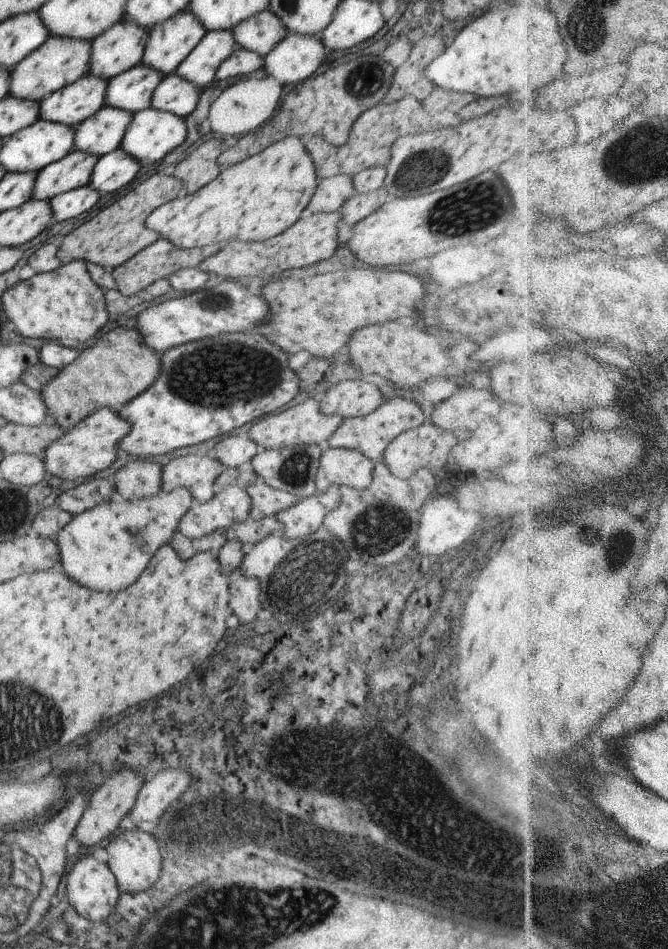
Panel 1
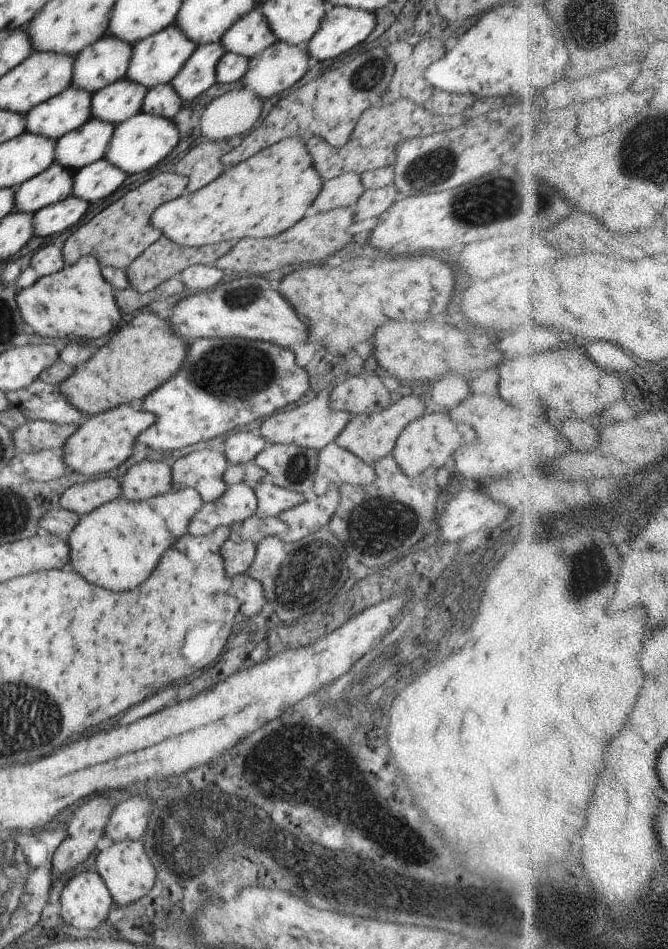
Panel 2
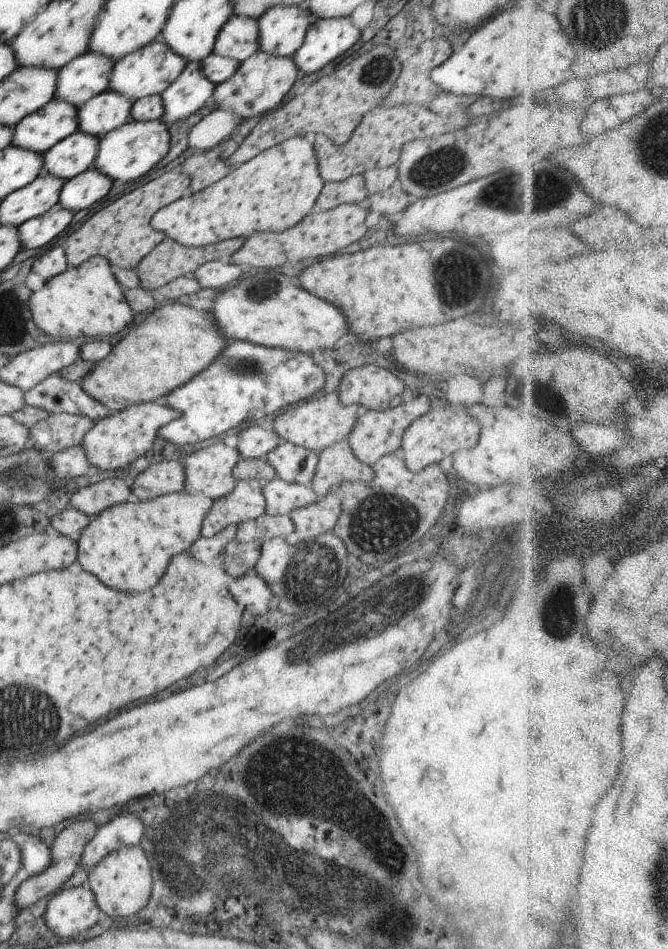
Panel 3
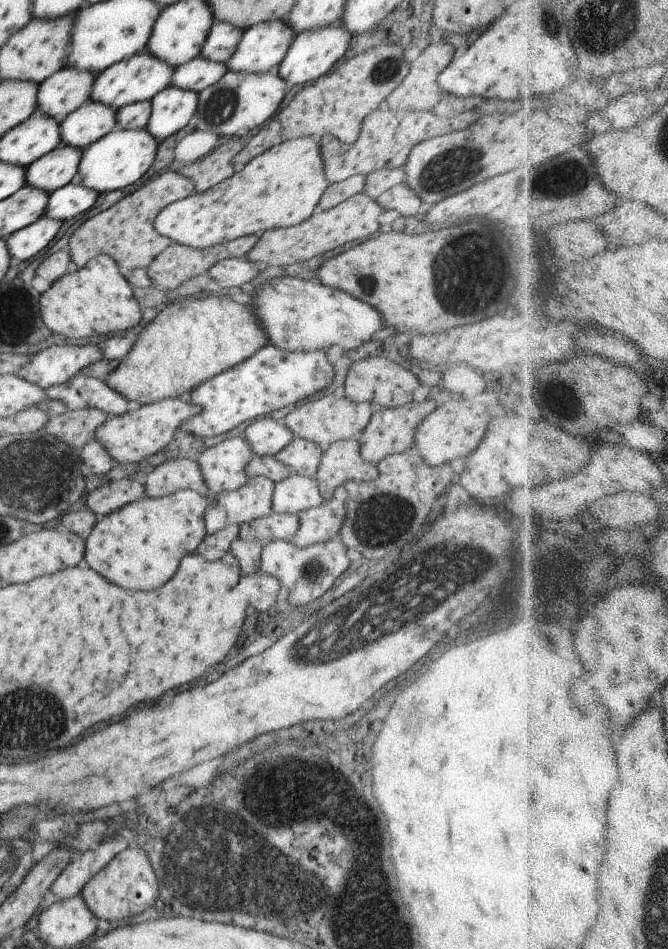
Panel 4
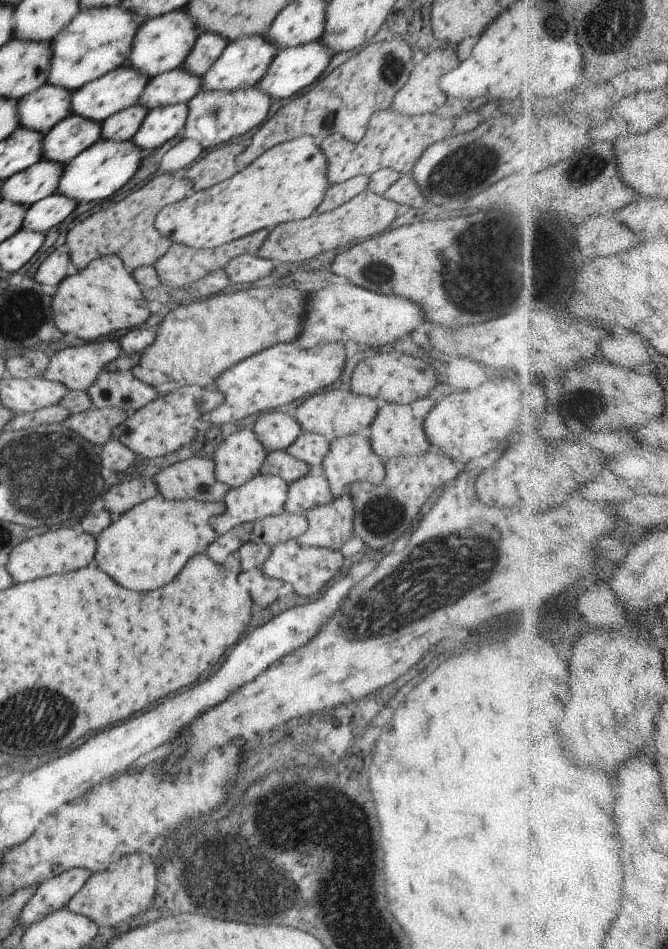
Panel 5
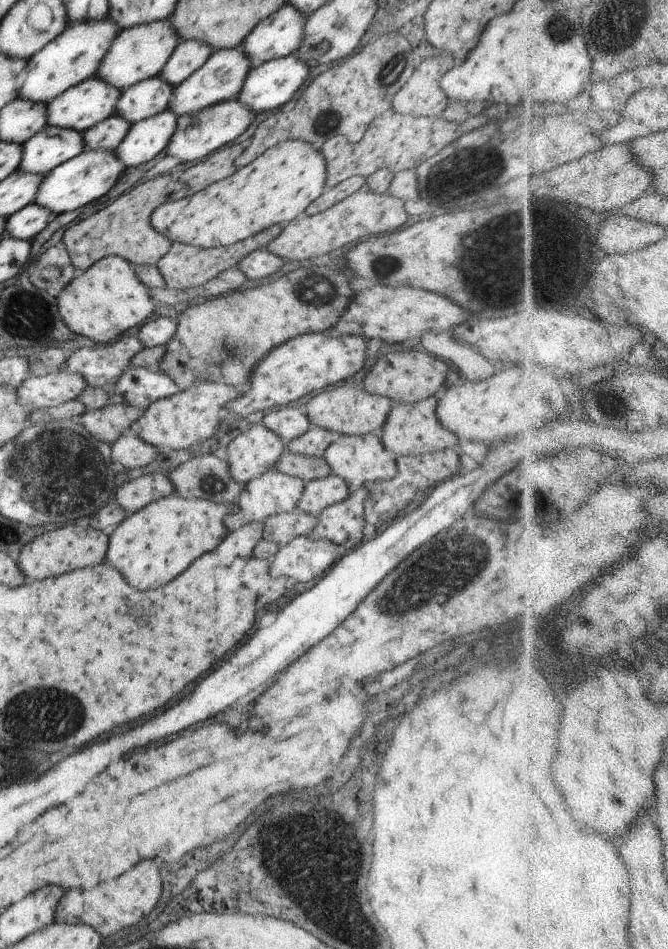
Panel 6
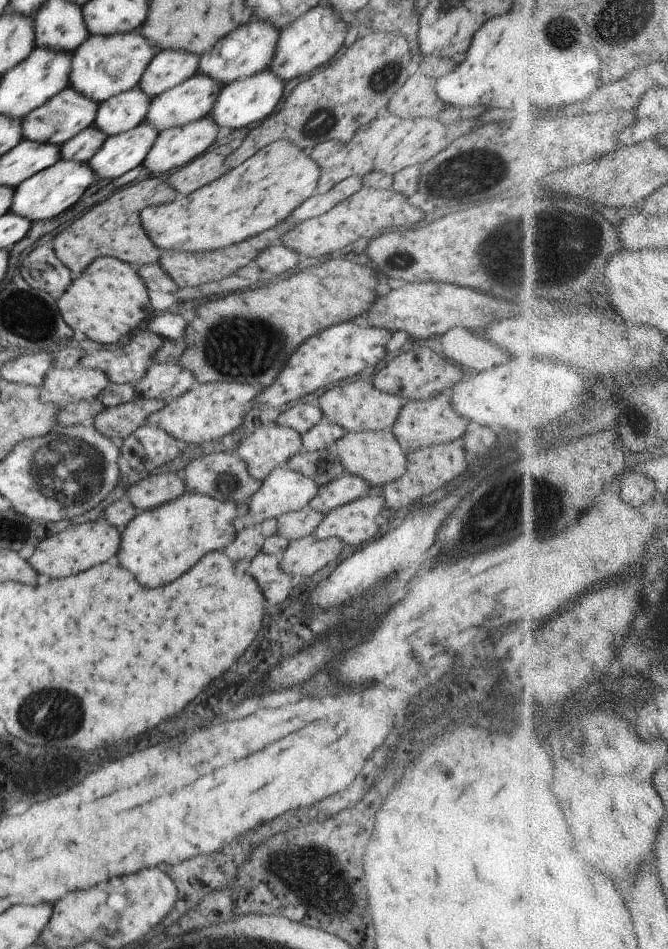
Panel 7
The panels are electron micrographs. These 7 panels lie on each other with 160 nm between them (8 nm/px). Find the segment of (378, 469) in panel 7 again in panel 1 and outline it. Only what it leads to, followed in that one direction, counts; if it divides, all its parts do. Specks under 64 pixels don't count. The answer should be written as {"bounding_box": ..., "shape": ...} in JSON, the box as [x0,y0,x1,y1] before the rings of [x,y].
{"bounding_box":[315,447,374,493],"shape":[[[324,447],[321,454],[320,466],[317,470],[317,478],[315,485],[318,493],[325,493],[330,485],[346,485],[356,490],[365,489],[370,486],[373,479],[374,462],[367,456],[364,456],[356,449],[343,449],[334,447]]]}

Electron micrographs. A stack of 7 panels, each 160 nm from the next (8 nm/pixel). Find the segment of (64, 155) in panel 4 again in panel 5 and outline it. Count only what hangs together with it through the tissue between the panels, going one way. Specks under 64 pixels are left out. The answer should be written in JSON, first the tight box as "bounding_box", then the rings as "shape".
{"bounding_box":[1,157,65,208],"shape":[[[46,157],[1,184],[1,200],[23,204],[26,208],[56,192],[65,165]]]}

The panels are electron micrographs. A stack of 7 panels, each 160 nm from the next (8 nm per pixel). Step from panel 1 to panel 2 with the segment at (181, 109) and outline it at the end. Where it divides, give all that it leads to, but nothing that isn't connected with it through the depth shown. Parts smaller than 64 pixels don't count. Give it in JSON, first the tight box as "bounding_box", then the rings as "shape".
{"bounding_box":[141,83,182,120],"shape":[[[165,83],[147,90],[141,110],[172,120],[182,108],[182,97],[170,83]]]}

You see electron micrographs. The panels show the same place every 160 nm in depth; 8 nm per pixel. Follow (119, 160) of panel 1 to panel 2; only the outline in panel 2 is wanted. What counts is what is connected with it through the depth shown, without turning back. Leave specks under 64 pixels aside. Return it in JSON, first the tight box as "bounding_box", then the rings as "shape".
{"bounding_box":[72,157,128,203],"shape":[[[102,157],[76,172],[72,195],[89,203],[108,198],[124,184],[128,176],[126,171]]]}

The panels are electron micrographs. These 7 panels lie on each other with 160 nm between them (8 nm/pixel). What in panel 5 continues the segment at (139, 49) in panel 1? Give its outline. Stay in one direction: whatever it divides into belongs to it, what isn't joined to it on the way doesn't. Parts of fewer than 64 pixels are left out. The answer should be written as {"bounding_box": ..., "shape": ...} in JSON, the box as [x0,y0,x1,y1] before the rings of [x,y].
{"bounding_box":[18,83,73,135],"shape":[[[44,83],[18,101],[20,125],[40,131],[43,135],[61,120],[72,114],[73,91]]]}

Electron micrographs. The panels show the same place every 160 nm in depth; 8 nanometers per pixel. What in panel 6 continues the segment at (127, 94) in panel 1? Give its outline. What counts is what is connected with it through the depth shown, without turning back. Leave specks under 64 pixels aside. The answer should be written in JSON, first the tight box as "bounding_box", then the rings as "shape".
{"bounding_box":[18,126,85,175],"shape":[[[48,126],[46,130],[35,134],[23,144],[23,155],[18,171],[46,175],[85,149],[83,134],[74,129]]]}

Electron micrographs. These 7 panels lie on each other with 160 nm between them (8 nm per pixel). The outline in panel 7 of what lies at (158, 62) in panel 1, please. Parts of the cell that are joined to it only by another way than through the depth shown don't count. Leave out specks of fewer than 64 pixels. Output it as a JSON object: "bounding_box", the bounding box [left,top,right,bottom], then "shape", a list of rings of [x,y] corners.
{"bounding_box":[23,87,99,145],"shape":[[[66,87],[42,106],[29,112],[23,120],[23,139],[41,142],[46,145],[61,145],[85,128],[94,124],[99,102],[79,93],[72,87]]]}

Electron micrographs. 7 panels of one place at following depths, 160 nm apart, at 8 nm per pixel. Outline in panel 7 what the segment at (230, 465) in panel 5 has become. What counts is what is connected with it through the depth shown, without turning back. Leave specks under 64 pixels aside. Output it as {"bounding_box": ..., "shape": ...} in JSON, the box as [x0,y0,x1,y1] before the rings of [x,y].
{"bounding_box":[236,422,303,481],"shape":[[[276,422],[260,425],[237,445],[236,455],[247,466],[248,474],[263,481],[290,457],[303,450],[301,434]]]}

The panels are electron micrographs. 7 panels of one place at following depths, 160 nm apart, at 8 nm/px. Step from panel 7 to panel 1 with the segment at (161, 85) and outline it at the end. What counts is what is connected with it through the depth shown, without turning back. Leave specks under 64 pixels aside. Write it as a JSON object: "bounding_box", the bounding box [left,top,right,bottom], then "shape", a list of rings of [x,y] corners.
{"bounding_box":[233,9,288,56],"shape":[[[270,9],[239,22],[233,29],[237,48],[266,56],[288,34],[283,22]]]}

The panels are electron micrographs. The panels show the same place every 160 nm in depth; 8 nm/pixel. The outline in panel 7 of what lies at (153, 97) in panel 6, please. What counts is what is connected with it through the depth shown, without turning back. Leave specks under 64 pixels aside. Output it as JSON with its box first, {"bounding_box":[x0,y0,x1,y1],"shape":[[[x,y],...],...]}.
{"bounding_box":[94,86,151,136],"shape":[[[138,86],[110,97],[99,104],[94,126],[107,136],[132,130],[145,122],[151,100]]]}

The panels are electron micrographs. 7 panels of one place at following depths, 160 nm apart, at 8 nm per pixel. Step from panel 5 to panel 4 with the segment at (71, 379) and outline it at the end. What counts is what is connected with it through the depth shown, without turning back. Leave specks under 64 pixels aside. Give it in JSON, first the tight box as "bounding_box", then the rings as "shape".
{"bounding_box":[16,340,103,390],"shape":[[[60,340],[31,356],[16,376],[42,387],[42,390],[48,390],[51,386],[75,377],[82,368],[102,359],[102,353],[103,350],[96,344],[70,346]]]}

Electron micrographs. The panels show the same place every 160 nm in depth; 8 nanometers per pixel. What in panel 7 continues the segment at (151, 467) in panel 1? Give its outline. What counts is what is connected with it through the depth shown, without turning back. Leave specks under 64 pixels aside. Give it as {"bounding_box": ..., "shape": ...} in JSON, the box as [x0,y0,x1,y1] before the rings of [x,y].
{"bounding_box":[184,451,261,503],"shape":[[[218,451],[191,461],[184,471],[184,486],[188,492],[202,492],[221,501],[248,503],[249,498],[261,487],[261,481],[248,474],[246,463],[236,454]]]}

